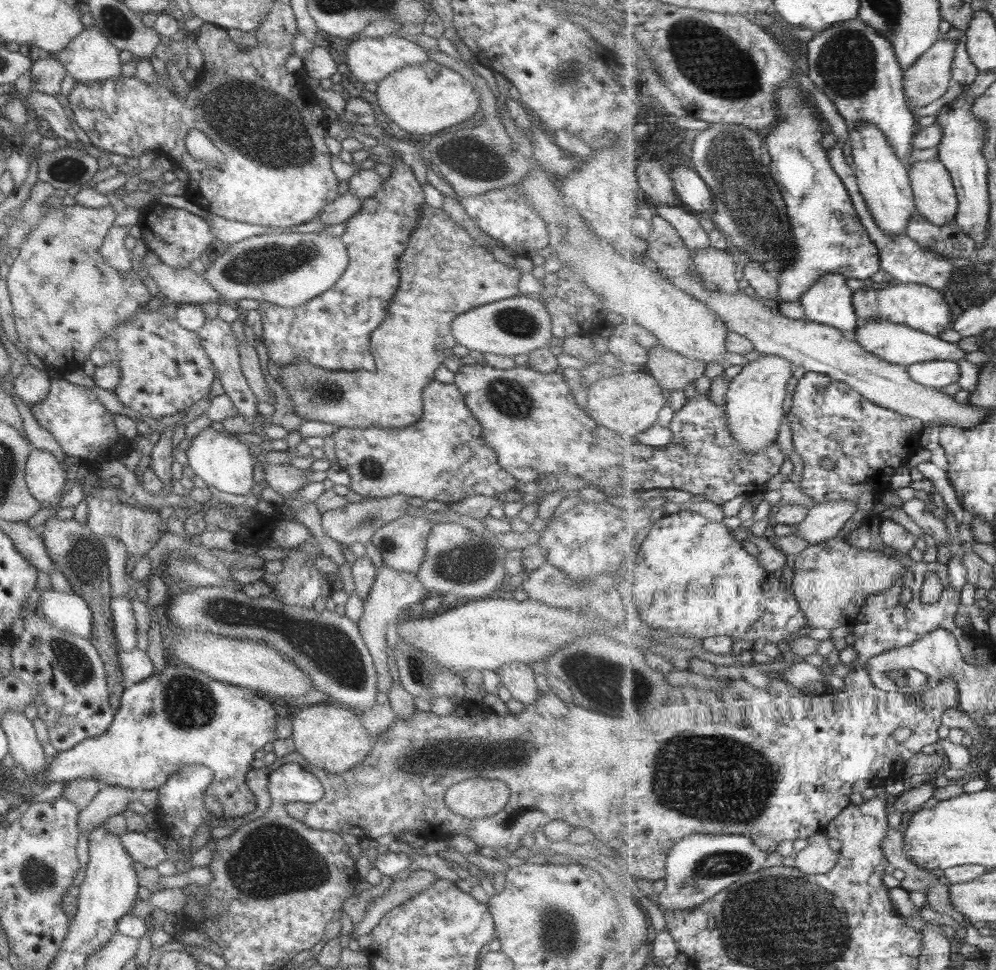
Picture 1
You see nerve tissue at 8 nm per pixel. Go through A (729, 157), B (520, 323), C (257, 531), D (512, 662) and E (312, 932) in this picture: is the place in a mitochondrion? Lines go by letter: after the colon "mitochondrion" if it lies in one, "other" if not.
A: mitochondrion
B: mitochondrion
C: other
D: other
E: other

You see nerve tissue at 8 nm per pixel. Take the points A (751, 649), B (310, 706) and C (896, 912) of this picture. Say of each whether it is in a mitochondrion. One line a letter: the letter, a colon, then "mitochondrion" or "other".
A: other
B: other
C: other

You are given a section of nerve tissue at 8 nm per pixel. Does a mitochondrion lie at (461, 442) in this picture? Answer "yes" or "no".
no

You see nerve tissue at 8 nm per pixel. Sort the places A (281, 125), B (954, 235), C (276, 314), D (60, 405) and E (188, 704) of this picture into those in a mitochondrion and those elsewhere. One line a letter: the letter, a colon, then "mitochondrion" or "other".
A: mitochondrion
B: other
C: other
D: other
E: mitochondrion

